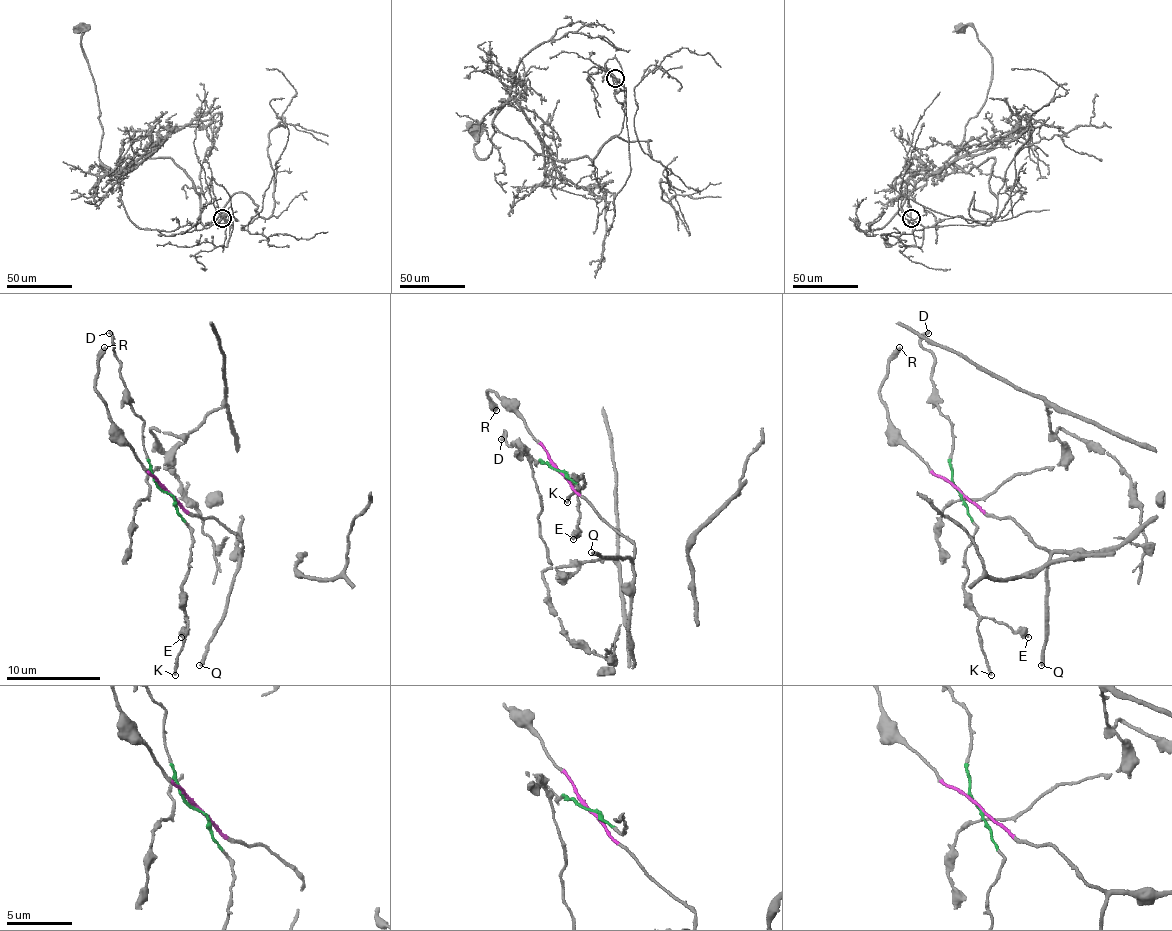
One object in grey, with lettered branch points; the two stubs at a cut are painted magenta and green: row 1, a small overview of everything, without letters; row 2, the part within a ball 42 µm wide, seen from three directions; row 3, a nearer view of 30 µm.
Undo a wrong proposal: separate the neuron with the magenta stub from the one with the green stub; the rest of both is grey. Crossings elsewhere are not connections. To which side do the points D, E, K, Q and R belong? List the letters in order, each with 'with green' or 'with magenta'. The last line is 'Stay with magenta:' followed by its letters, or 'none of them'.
D: with green
E: with green
K: with green
Q: with magenta
R: with magenta
Stay with magenta: Q, R

